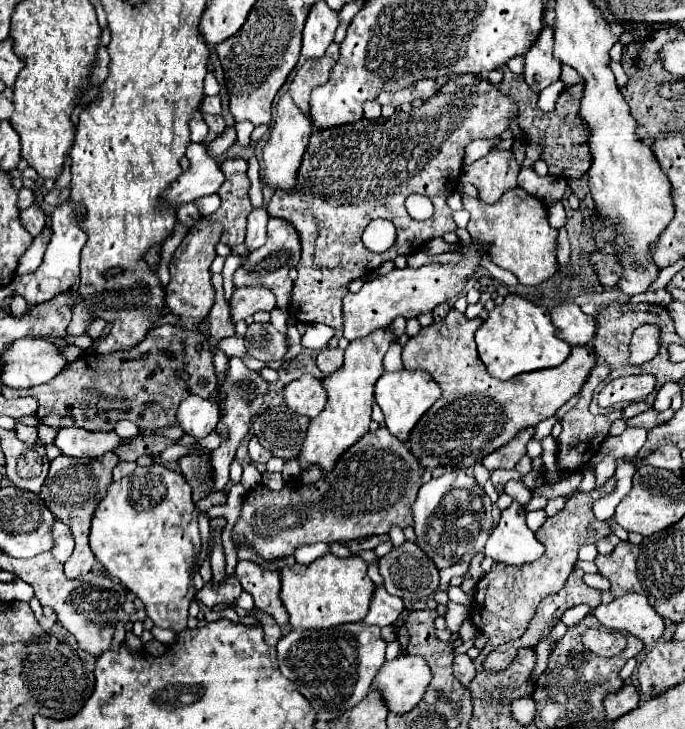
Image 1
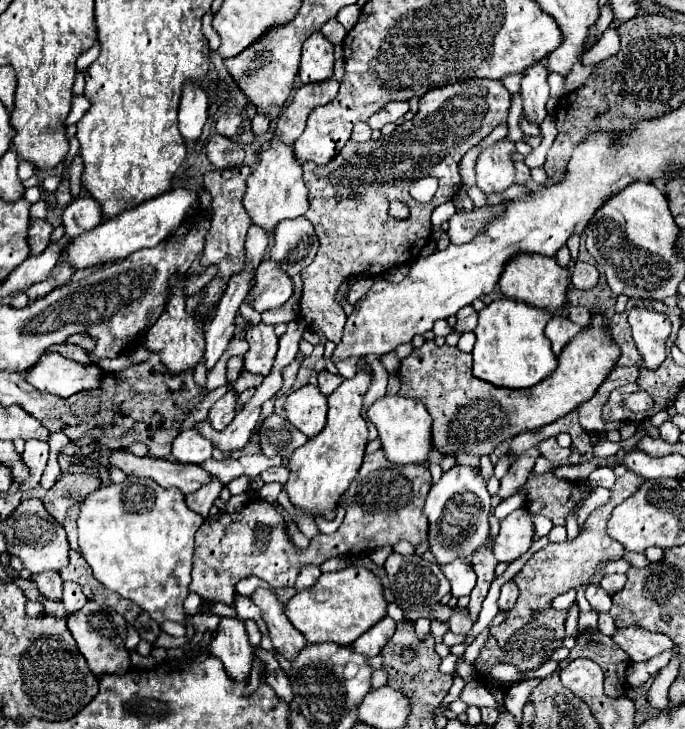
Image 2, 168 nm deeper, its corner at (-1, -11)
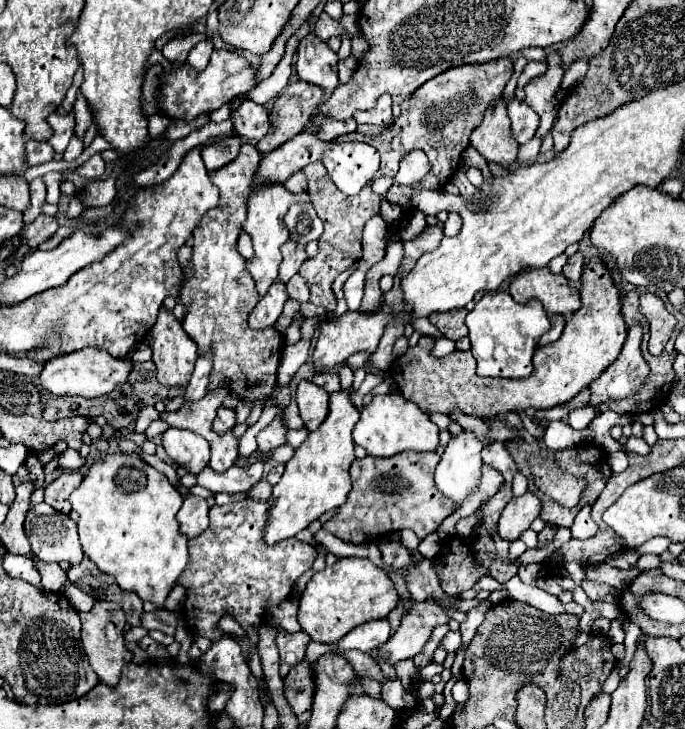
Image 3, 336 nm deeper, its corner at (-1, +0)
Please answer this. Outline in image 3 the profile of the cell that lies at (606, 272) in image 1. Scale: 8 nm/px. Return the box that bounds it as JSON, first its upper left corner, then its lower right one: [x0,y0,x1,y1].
[564,251,584,281]

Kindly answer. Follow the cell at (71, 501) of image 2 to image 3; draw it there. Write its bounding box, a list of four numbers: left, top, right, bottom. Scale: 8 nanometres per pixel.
[44,471,84,521]

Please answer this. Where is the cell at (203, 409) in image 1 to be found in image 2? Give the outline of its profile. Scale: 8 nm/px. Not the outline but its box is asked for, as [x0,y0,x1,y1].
[172,428,212,464]

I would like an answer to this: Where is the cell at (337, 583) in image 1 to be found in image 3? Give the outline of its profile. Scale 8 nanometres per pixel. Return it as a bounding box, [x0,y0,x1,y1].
[298,557,398,643]

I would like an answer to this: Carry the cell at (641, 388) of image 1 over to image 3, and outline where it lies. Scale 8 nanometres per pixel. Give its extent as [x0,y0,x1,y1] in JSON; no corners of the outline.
[590,325,650,409]

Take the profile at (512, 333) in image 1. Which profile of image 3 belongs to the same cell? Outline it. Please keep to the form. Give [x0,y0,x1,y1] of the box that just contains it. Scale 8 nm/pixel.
[466,291,550,379]

